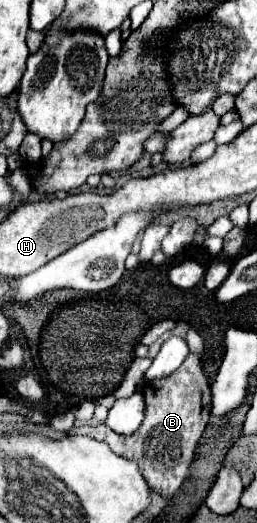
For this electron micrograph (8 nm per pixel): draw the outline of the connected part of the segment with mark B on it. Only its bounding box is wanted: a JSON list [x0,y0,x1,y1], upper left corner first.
[65,354,211,498]

